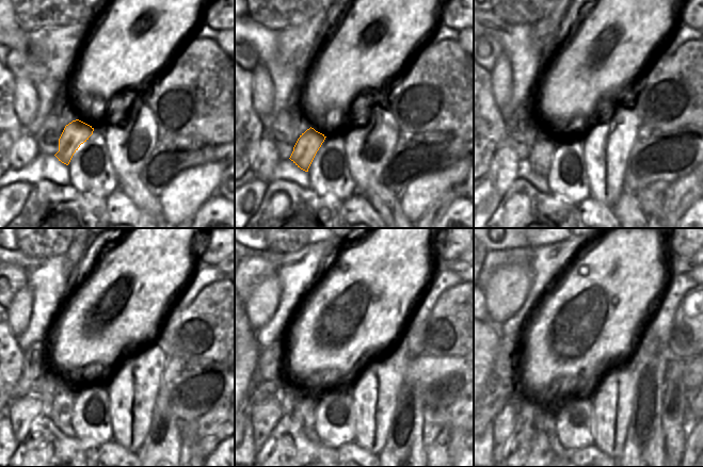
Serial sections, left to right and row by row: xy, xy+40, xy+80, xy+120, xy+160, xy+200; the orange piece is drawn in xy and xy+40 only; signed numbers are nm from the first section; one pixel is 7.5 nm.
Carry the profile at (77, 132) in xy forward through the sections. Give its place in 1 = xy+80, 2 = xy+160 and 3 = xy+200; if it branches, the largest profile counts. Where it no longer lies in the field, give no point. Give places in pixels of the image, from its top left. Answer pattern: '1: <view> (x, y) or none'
1: xy+80 (540, 158)
2: xy+160 (303, 413)
3: xy+200 (544, 419)

